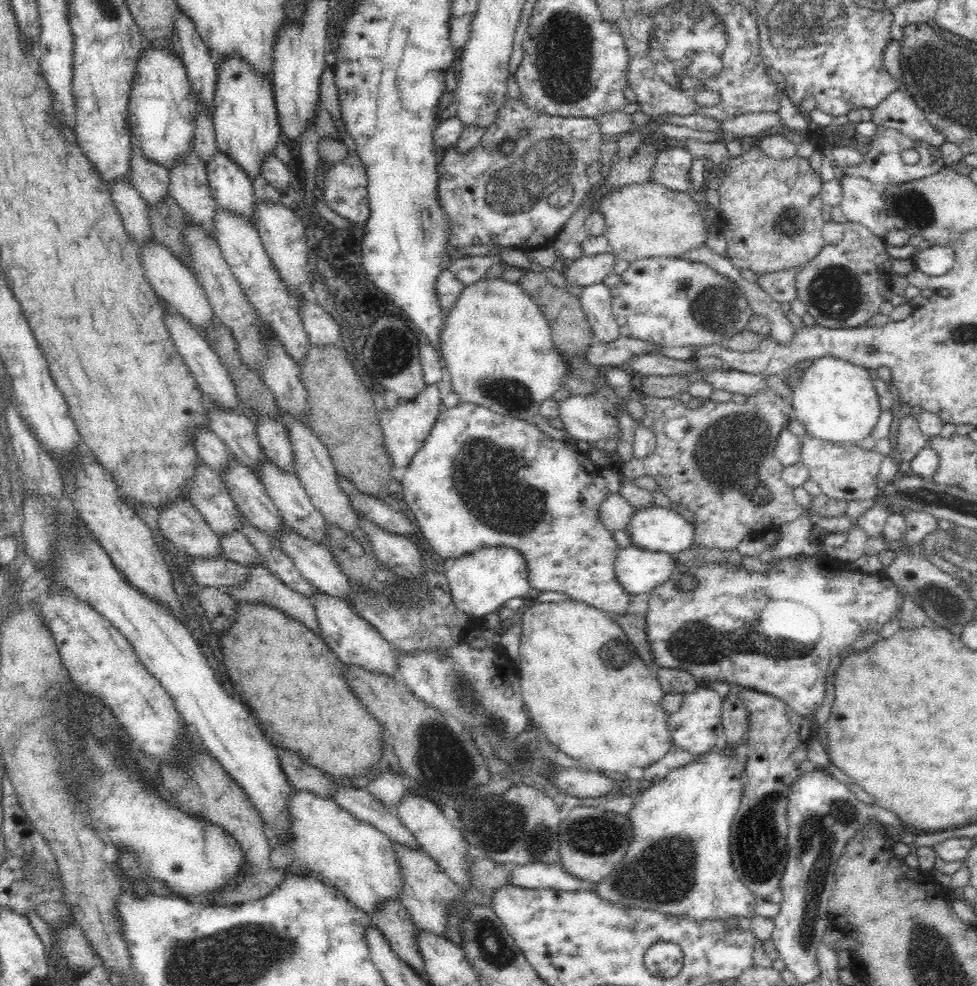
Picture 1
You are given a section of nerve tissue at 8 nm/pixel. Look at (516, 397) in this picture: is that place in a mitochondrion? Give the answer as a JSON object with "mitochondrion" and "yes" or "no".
{"mitochondrion":"yes"}

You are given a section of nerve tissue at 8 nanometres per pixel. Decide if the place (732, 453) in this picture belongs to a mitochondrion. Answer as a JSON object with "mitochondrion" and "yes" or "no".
{"mitochondrion":"yes"}

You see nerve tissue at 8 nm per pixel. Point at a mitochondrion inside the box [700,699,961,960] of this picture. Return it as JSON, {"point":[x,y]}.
{"point":[815,846]}

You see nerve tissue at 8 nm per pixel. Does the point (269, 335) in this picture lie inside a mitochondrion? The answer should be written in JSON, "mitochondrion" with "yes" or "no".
{"mitochondrion":"no"}

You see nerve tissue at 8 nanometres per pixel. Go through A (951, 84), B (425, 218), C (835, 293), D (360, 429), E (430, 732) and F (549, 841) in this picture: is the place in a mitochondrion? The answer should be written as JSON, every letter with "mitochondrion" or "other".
{"A":"mitochondrion","B":"mitochondrion","C":"mitochondrion","D":"other","E":"mitochondrion","F":"mitochondrion"}

